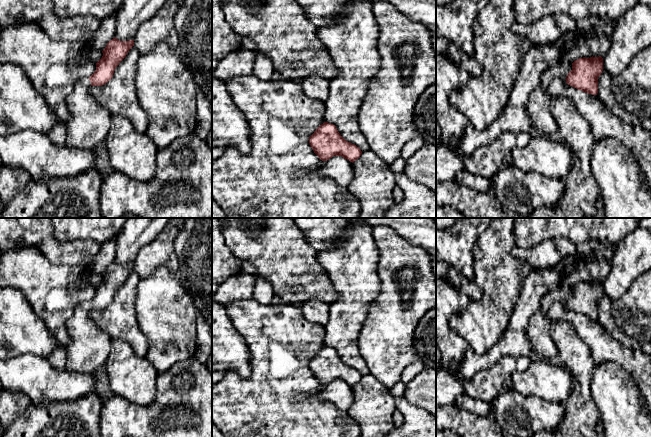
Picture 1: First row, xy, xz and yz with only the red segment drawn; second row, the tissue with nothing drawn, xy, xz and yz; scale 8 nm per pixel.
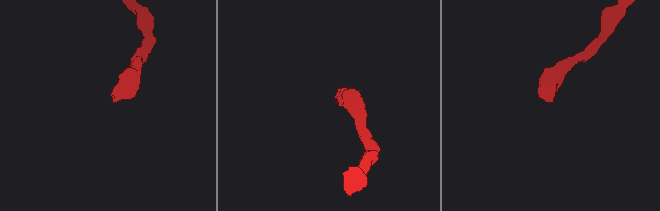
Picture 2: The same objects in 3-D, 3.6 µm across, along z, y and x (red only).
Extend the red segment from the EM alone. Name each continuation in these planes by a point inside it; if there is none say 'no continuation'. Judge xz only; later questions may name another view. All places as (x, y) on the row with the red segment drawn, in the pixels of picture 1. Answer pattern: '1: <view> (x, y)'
no continuation

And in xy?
1: xy (89, 124)

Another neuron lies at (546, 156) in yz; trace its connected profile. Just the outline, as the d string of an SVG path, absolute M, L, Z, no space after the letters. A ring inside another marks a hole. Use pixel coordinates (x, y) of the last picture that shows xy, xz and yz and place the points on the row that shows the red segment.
M531 137L522 148L511 151L512 166L552 179L564 178L571 170L573 153L556 138Z

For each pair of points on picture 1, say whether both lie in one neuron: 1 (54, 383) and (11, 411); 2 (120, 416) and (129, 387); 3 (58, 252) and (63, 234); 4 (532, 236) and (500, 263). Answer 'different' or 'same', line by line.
1: different
2: different
3: different
4: different

